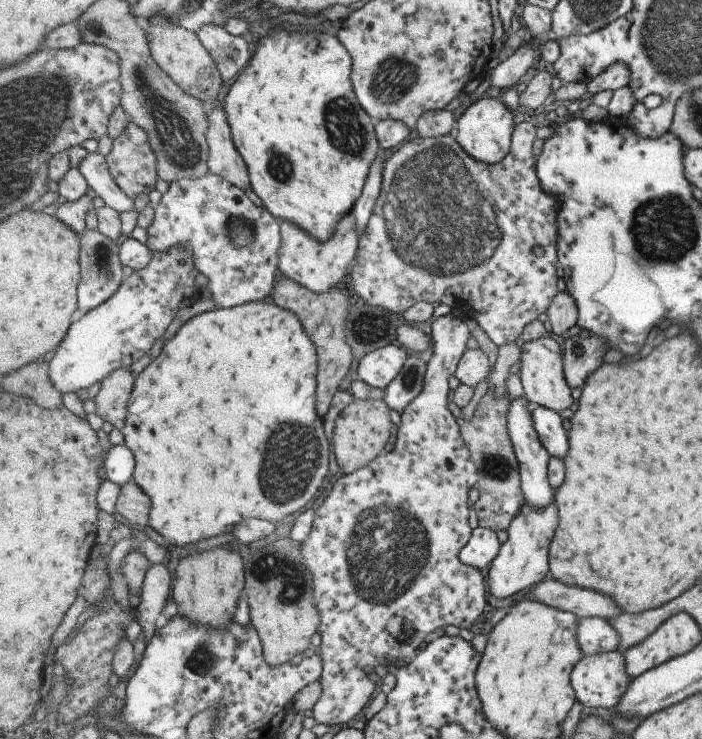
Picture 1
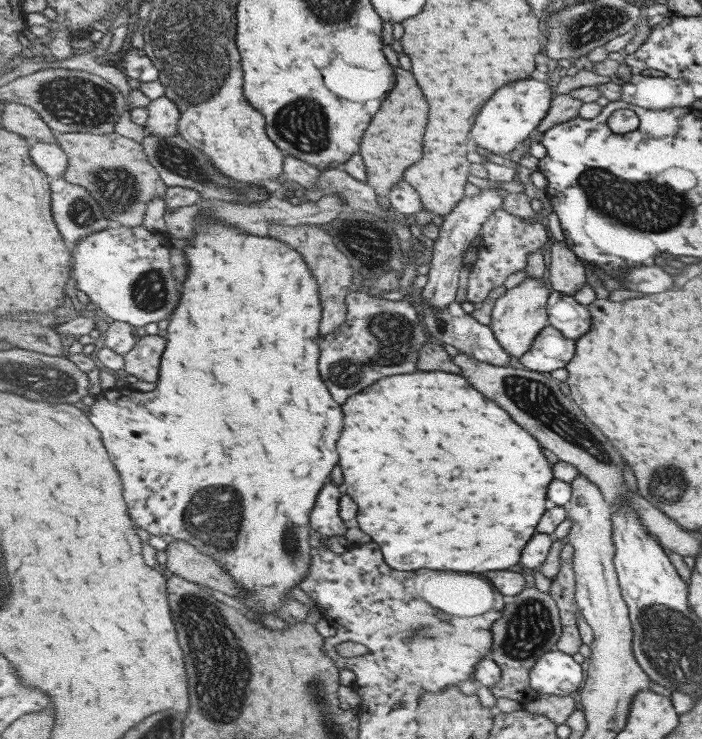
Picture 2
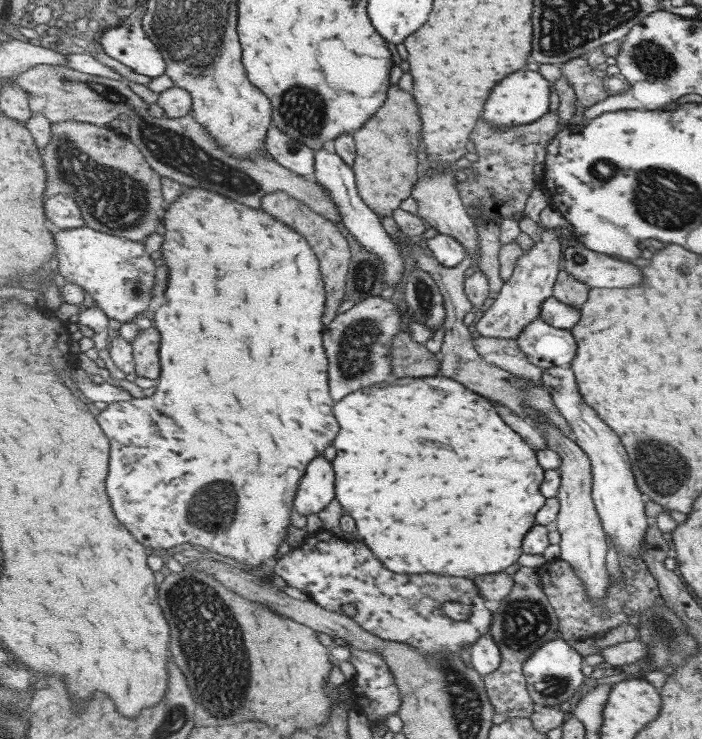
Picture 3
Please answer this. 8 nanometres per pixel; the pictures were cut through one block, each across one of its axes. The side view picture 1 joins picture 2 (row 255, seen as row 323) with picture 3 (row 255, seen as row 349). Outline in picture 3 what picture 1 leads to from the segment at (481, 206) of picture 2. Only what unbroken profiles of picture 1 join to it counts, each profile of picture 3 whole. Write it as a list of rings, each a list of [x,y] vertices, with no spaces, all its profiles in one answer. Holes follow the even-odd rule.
[[[438,233],[423,244],[433,257],[447,269],[459,266],[467,257],[465,245],[455,237]]]

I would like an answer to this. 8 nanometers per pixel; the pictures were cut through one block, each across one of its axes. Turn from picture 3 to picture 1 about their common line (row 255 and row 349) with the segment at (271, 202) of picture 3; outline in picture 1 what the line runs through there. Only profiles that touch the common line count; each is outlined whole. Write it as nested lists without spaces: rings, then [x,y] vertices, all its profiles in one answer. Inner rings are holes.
[[[281,273],[271,300],[275,304],[279,304],[281,308],[291,310],[303,322],[306,332],[315,342],[320,357],[320,370],[317,375],[317,410],[323,417],[331,408],[333,396],[347,385],[346,381],[350,377],[353,364],[354,354],[345,334],[347,314],[349,314],[349,308],[352,307],[349,303],[349,296],[344,292],[343,286],[331,288],[329,292],[313,292],[313,290],[305,288],[304,285],[299,284],[293,278]]]

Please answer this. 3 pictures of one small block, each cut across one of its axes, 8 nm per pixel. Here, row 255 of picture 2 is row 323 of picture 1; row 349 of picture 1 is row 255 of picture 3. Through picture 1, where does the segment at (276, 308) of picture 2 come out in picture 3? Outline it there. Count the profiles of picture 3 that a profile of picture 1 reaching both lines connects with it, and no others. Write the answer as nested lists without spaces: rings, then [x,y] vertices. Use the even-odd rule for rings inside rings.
[[[184,186],[184,193],[179,200],[166,205],[162,216],[165,223],[163,256],[171,268],[169,290],[164,294],[167,296],[167,304],[160,306],[154,316],[155,327],[162,335],[162,372],[157,380],[156,391],[149,397],[114,402],[95,415],[109,440],[109,476],[105,482],[107,494],[115,516],[121,518],[127,529],[146,547],[171,549],[177,544],[188,542],[233,558],[253,570],[264,570],[263,564],[275,558],[281,544],[287,542],[297,490],[307,474],[307,466],[317,456],[323,456],[341,432],[333,414],[335,400],[329,394],[329,360],[323,344],[323,314],[327,296],[320,259],[304,235],[295,228],[287,226],[273,214],[267,214],[262,208],[233,202],[213,190]]]

